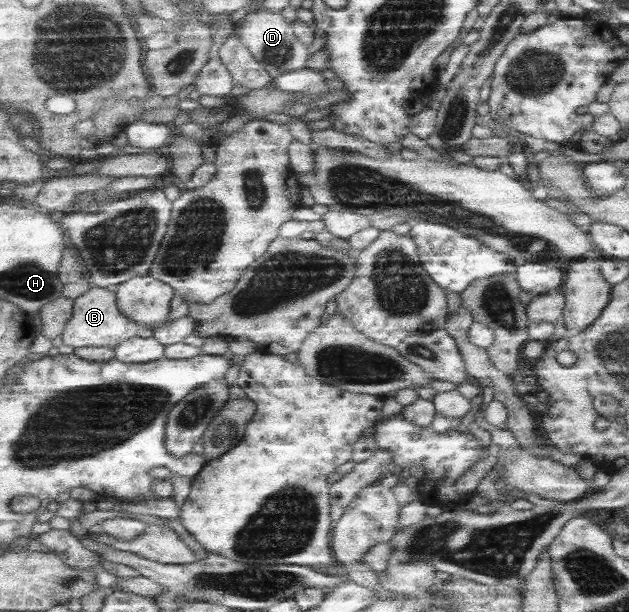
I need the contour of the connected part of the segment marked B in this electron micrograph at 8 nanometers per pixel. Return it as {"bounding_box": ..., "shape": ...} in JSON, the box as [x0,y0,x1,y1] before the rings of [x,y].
{"bounding_box":[61,287,142,350],"shape":[[[90,287],[83,295],[74,299],[74,310],[61,334],[64,350],[88,347],[116,348],[129,338],[140,334],[142,327],[134,319],[122,314],[117,303],[116,292],[106,288]]]}

